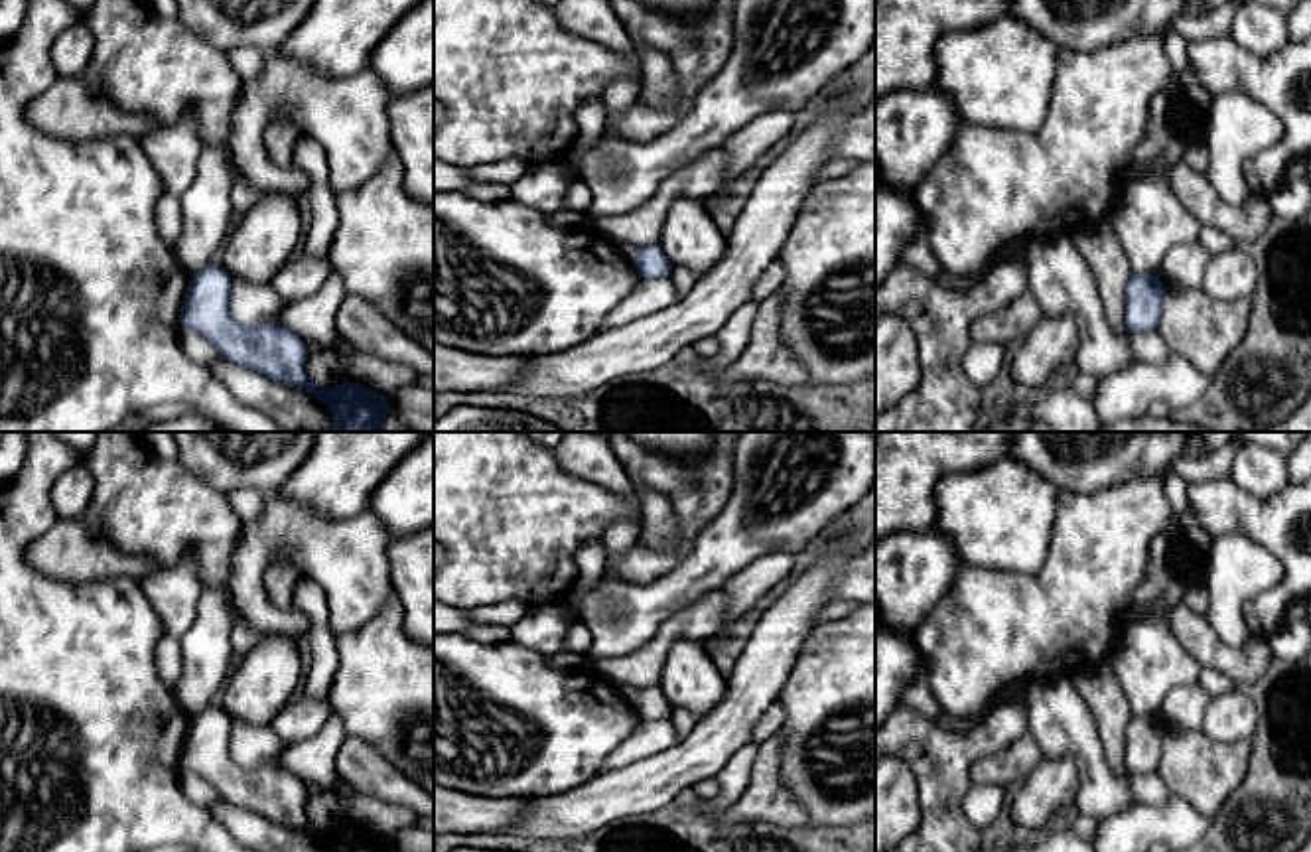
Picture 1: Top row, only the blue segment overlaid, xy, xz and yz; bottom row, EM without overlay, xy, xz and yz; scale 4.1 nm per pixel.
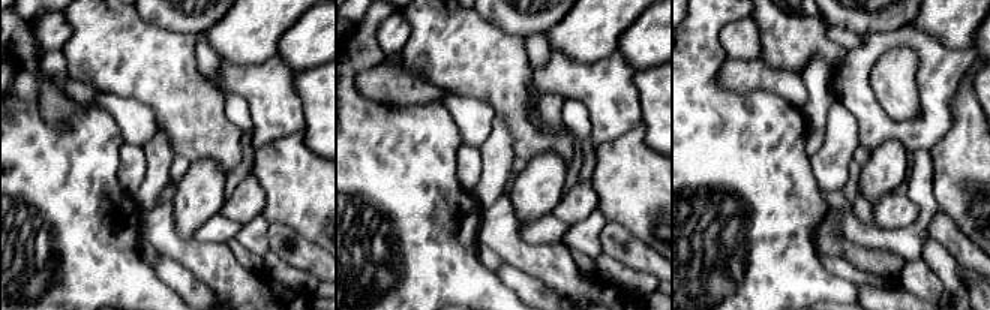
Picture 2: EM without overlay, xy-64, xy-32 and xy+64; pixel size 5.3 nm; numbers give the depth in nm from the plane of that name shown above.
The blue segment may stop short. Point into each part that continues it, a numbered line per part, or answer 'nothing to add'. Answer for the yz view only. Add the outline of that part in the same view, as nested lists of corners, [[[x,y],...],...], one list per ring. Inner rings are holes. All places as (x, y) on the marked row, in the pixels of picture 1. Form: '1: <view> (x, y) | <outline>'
nothing to add

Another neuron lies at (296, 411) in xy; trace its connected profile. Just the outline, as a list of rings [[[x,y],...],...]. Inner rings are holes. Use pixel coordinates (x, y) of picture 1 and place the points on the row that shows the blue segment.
[[[229,359],[209,365],[231,394],[244,406],[272,418],[286,432],[329,432],[329,406],[313,394],[280,385]]]

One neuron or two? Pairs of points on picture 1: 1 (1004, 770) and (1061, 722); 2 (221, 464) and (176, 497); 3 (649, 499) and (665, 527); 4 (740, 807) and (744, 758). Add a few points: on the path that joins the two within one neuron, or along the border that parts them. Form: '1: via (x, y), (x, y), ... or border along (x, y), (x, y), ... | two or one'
1: border along (1028, 732), (1041, 758) | two
2: border along (176, 460), (221, 494) | two
3: via (653, 505), (659, 521) | one
4: border along (759, 748), (748, 787), (722, 811) | two

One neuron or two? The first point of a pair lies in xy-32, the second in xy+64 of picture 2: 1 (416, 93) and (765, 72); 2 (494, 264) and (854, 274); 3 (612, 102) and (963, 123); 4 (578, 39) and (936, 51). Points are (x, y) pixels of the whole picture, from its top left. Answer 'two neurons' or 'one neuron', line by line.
1: one neuron
2: one neuron
3: two neurons
4: two neurons

